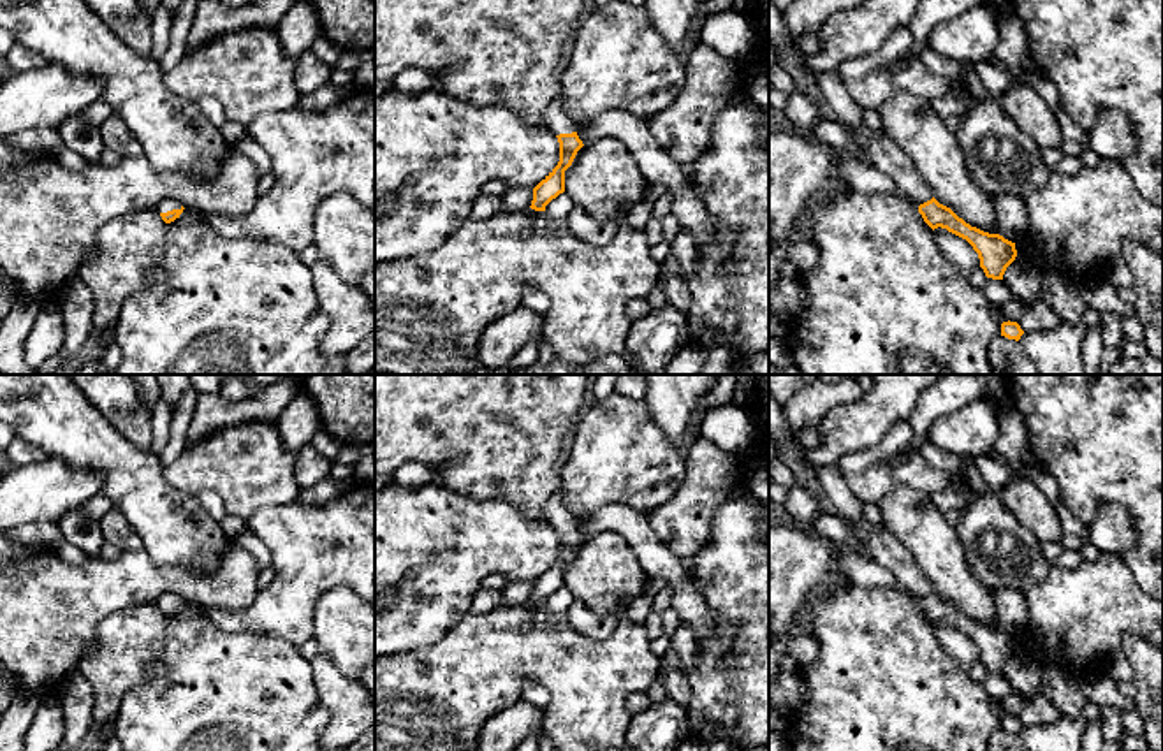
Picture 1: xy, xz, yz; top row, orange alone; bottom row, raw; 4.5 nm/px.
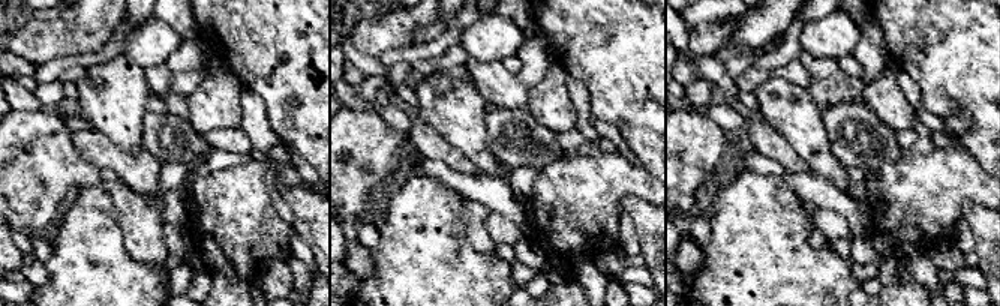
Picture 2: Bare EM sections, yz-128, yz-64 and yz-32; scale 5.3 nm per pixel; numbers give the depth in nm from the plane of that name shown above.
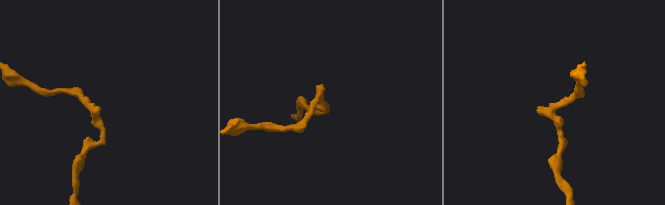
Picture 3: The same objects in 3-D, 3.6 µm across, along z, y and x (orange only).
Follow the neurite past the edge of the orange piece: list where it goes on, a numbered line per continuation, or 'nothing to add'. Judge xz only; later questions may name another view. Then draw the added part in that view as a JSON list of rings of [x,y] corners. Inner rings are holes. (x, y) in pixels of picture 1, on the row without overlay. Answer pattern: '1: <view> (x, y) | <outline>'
1: xz (556, 512) | [[[556,492],[545,505],[545,519],[554,529],[575,526],[575,517],[570,514],[565,498]]]

